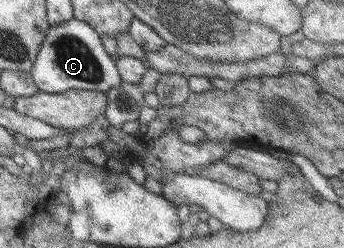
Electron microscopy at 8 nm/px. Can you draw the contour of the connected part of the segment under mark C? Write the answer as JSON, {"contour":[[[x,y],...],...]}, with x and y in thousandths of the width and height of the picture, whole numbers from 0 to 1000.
{"contour":[[[215,73],[148,105],[87,286],[90,319],[110,363],[169,379],[198,363],[314,371],[343,355],[355,319],[334,258],[334,230],[308,214],[294,153],[265,101]]]}

